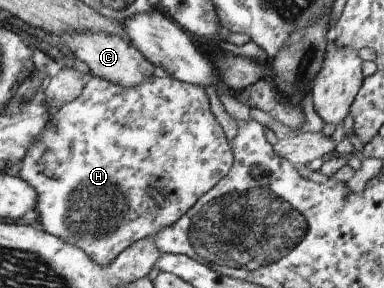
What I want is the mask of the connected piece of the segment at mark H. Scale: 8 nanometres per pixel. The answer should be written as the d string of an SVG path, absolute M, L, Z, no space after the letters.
M153 75L144 84L136 88L128 88L108 82L106 78L93 76L84 92L80 94L80 98L76 98L74 102L51 114L51 121L43 130L42 136L38 138L38 142L32 144L30 152L23 158L22 167L17 176L23 178L24 182L31 183L38 191L39 198L35 211L39 216L39 228L47 231L48 234L56 235L56 238L63 238L64 242L80 247L80 250L87 251L97 263L100 263L100 266L110 266L123 250L134 245L136 241L153 237L163 227L172 226L178 222L203 194L214 189L231 172L234 165L230 142L212 114L210 99L204 87L180 82L172 77L160 78Z

